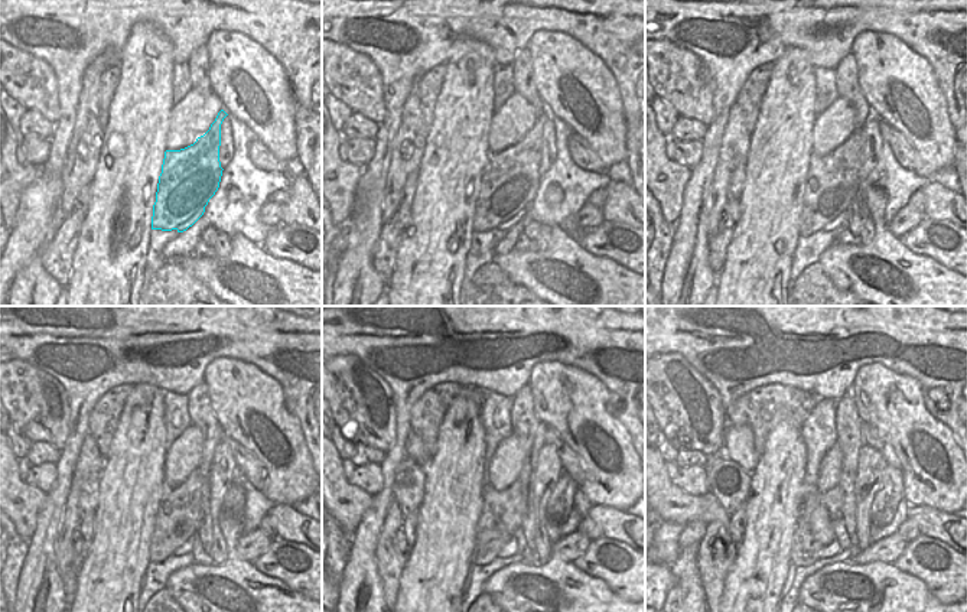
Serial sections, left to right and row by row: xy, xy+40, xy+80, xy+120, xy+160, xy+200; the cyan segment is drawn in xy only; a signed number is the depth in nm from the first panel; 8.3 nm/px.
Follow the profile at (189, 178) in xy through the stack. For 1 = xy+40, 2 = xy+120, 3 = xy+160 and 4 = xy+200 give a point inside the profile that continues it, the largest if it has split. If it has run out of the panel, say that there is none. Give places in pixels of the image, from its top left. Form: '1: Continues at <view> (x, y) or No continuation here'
1: Continues at xy+40 (511, 179)
2: Continues at xy+120 (182, 510)
3: Continues at xy+160 (502, 511)
4: Continues at xy+200 (806, 550).

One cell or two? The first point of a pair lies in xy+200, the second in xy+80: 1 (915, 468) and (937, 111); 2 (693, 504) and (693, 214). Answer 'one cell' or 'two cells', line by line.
1: one cell
2: two cells

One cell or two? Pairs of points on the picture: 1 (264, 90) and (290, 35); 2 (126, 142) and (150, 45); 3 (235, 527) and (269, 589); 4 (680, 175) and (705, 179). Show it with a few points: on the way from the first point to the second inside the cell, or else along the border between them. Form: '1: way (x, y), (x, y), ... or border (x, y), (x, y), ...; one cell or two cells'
1: border (253, 39), (277, 59), (290, 82), (292, 93); two cells
2: way (139, 117), (146, 90), (146, 70); one cell
3: way (231, 546), (234, 569), (250, 585); one cell
4: border (692, 168), (690, 178), (683, 191), (681, 210); two cells

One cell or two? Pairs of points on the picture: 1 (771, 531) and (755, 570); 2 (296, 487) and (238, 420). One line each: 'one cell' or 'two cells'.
1: one cell
2: one cell

